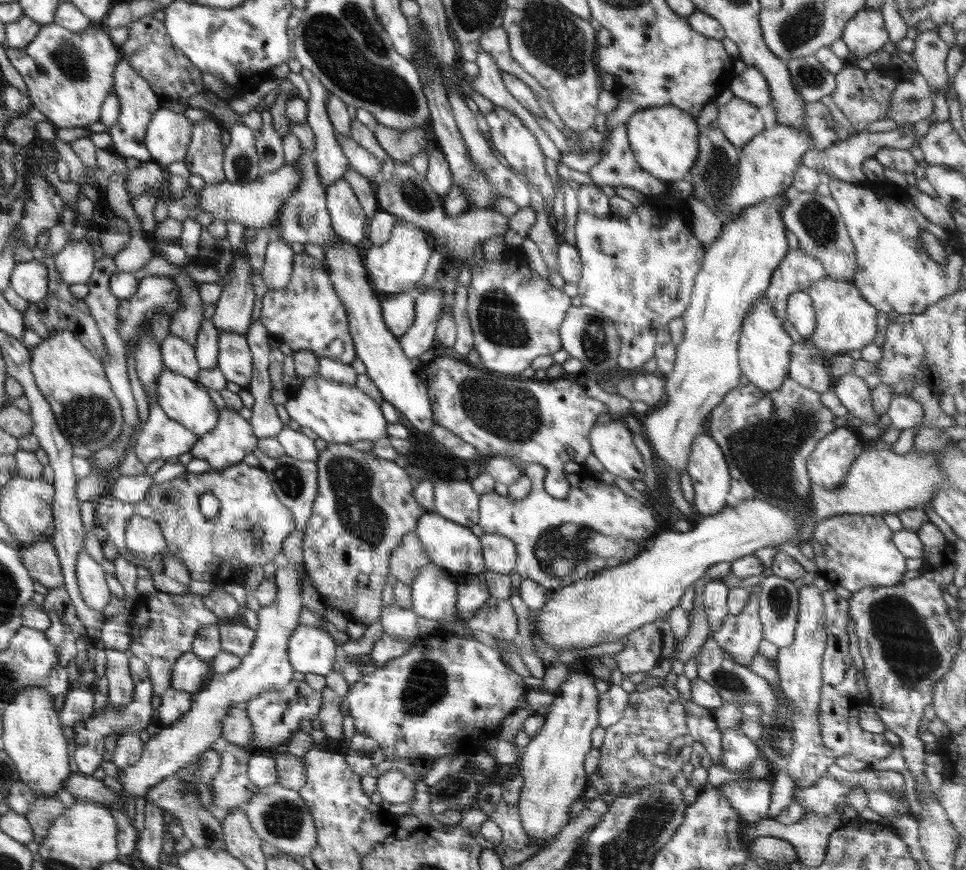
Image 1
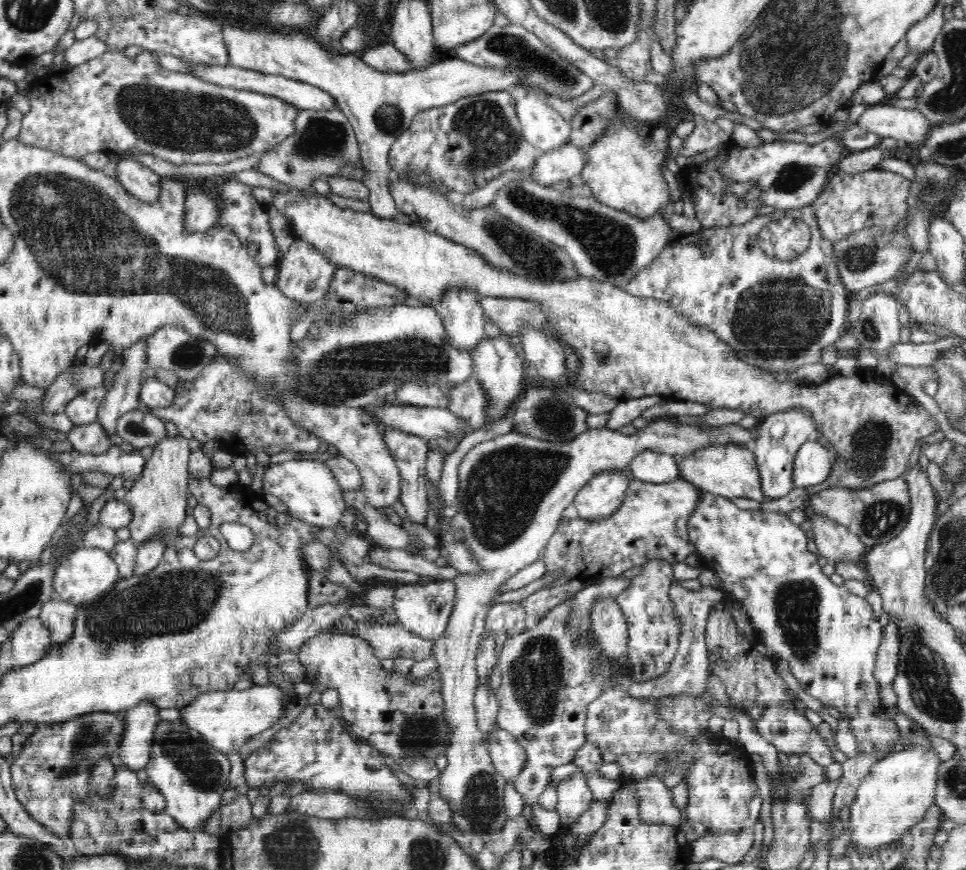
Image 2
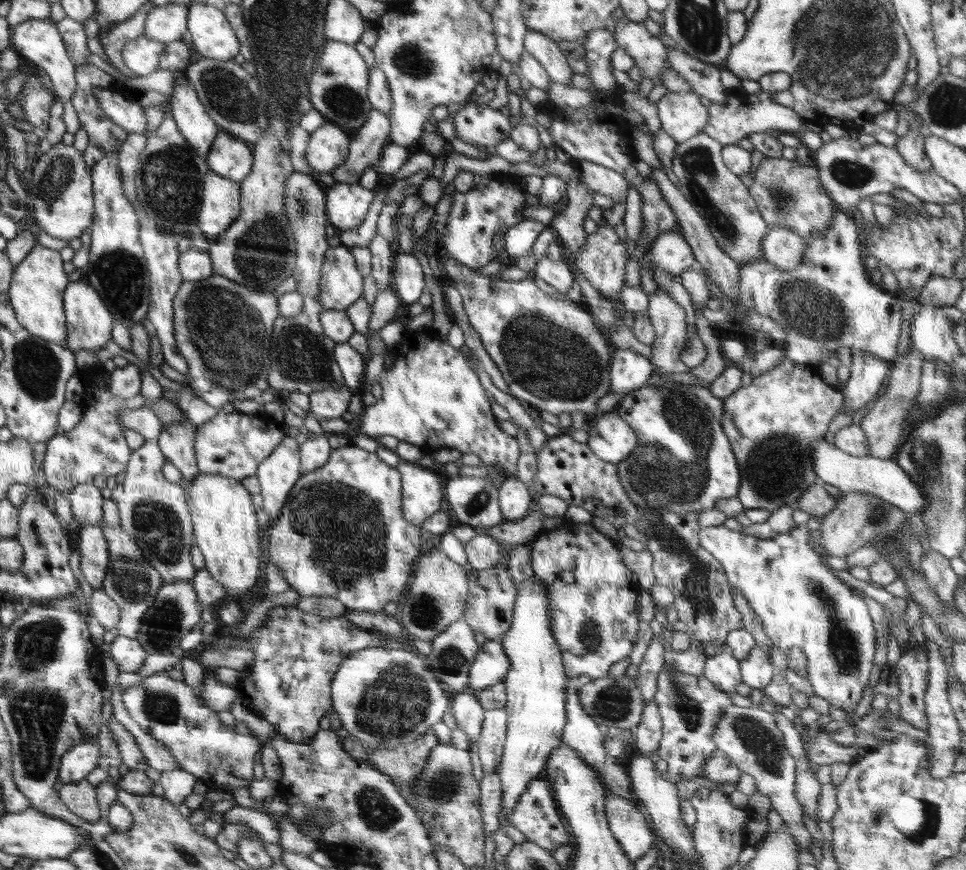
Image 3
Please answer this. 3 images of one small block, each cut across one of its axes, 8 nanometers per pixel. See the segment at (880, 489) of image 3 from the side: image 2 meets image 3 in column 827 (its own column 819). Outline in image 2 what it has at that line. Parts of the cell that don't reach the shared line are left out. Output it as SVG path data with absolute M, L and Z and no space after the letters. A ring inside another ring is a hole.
M809 438L795 454L793 486L806 488L824 482L833 469L833 454L819 441Z

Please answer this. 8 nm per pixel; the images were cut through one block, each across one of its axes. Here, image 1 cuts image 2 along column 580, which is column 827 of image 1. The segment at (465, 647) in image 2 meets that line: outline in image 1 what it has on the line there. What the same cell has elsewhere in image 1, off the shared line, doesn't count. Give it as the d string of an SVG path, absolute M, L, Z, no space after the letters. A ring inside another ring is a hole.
M836 427L814 447L807 458L812 484L833 489L844 482L850 465L857 457L860 435L853 429Z

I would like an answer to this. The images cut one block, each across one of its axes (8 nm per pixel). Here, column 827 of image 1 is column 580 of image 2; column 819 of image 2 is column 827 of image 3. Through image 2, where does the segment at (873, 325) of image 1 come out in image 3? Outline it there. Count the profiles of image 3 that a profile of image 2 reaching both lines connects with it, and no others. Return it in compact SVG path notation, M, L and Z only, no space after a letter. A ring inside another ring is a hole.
M786 358L772 370L755 377L750 385L738 388L723 399L724 413L720 424L740 468L740 488L736 497L742 507L774 512L784 504L796 506L804 489L819 482L812 470L812 441L824 438L828 424L837 416L842 403L843 393L824 382L816 367L802 366Z

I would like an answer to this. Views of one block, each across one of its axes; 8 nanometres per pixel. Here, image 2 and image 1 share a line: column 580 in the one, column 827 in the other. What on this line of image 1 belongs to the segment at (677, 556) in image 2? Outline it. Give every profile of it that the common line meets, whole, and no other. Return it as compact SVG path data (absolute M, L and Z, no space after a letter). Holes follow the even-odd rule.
M842 514L818 521L817 527L811 536L814 548L814 561L818 567L818 576L823 576L832 583L833 587L839 585L852 594L858 590L878 586L898 586L904 582L907 572L906 558L893 543L893 531L884 523L882 514Z

